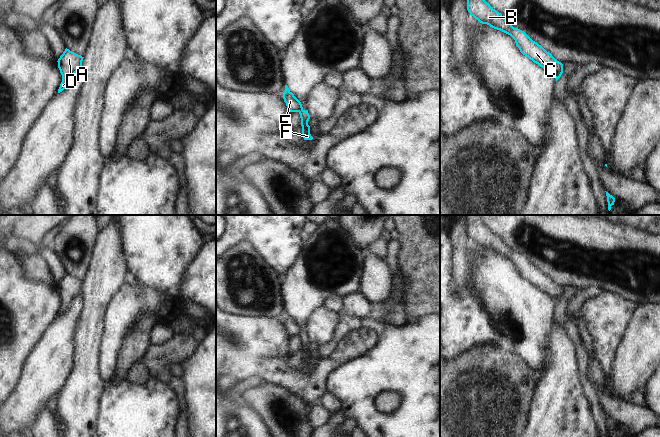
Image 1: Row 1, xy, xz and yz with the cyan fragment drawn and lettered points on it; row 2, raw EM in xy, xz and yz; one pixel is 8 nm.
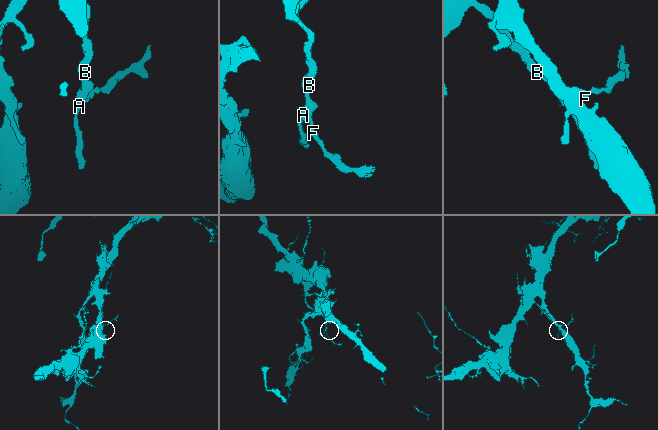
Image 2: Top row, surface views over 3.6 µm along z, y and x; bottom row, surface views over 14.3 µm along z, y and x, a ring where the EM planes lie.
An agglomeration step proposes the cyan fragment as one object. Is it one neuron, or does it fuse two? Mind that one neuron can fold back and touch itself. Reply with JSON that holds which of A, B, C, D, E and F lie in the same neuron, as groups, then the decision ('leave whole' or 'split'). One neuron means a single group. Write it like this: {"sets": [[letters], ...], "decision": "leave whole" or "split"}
{"sets": [["A", "B", "C", "D", "E"], ["F"]], "decision": "split"}

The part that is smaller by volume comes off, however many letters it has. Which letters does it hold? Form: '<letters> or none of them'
F

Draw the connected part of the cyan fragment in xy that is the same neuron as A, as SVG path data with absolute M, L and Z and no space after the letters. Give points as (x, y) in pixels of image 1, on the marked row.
M65 49L63 54L58 59L58 68L62 75L62 82L58 89L58 93L66 89L72 80L73 75L82 68L83 58L69 49Z

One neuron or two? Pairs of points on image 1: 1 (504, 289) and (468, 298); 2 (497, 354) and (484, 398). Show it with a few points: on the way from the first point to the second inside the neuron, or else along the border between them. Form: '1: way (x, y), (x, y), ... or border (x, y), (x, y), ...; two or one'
1: border (475, 272), (474, 278), (492, 316); two
2: way (497, 365), (491, 387); one

